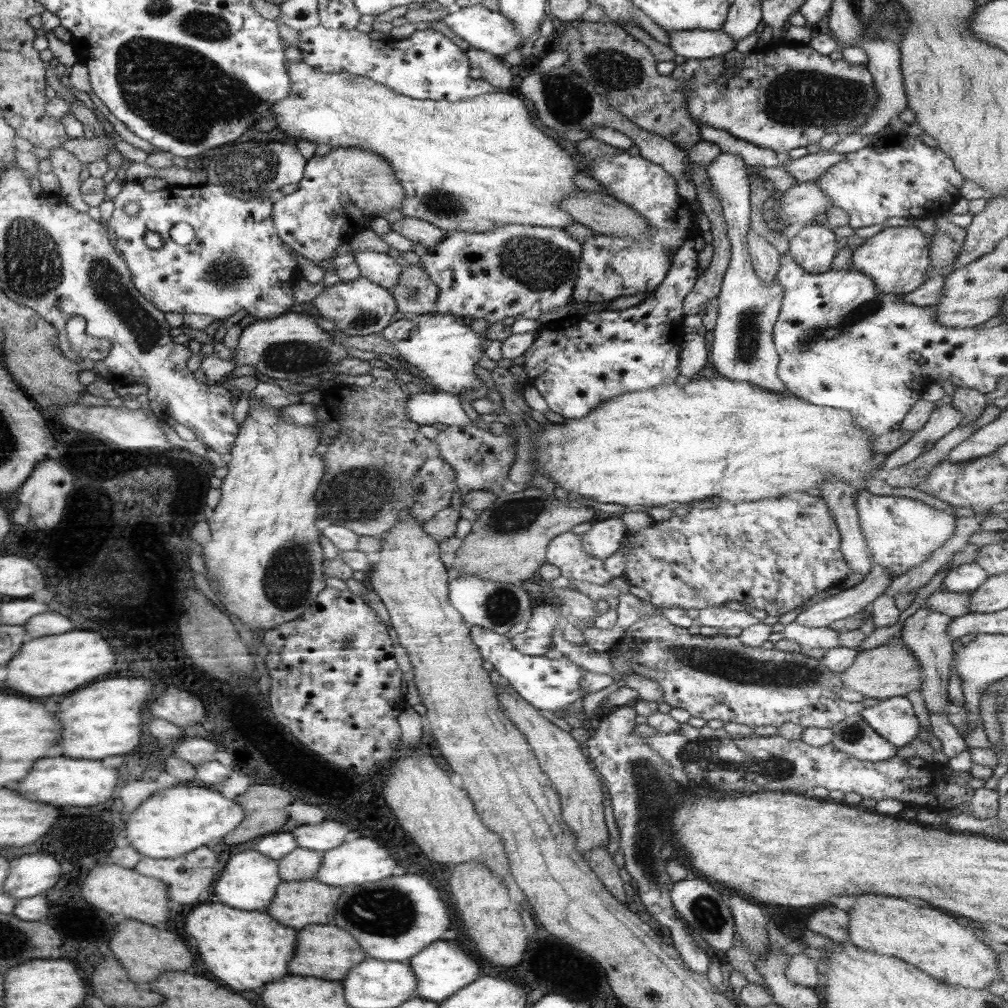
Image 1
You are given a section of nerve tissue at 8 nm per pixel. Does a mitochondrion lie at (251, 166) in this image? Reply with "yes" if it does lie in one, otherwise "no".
yes

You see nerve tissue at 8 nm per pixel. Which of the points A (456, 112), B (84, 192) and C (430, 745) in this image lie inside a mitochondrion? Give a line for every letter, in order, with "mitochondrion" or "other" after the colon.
A: other
B: other
C: other

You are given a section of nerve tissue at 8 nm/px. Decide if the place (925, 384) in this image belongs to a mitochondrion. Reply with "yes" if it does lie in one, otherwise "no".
no

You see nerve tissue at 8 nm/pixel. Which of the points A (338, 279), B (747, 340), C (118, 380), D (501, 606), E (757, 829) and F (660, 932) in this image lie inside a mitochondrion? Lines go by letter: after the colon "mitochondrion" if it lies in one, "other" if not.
A: other
B: mitochondrion
C: other
D: mitochondrion
E: other
F: other

